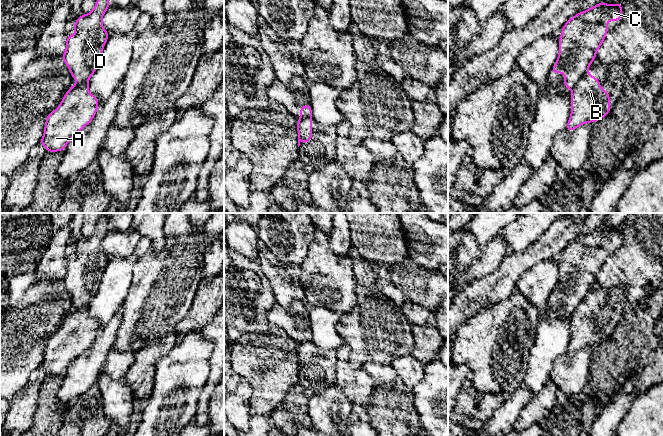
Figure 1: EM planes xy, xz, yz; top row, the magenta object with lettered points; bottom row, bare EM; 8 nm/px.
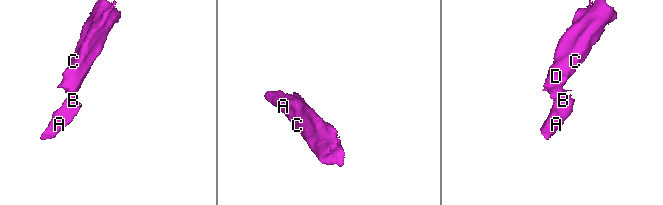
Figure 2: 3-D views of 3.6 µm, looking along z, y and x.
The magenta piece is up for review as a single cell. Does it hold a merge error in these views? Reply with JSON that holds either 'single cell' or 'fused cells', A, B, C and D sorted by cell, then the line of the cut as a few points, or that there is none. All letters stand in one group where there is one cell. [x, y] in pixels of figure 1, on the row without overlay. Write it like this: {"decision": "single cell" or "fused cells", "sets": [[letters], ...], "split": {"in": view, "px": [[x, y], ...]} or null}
{"decision": "fused cells", "sets": [["A", "B"], ["C", "D"]], "split": {"in": "yz", "px": [[587, 293], [572, 313]]}}

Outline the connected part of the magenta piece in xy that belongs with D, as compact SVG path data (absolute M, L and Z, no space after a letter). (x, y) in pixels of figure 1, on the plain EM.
M101 213L93 234L88 238L82 238L72 249L76 257L66 261L66 273L62 283L70 294L71 301L76 303L76 309L88 306L99 289L101 278L109 261L102 247L103 239L110 230L108 222L109 213Z

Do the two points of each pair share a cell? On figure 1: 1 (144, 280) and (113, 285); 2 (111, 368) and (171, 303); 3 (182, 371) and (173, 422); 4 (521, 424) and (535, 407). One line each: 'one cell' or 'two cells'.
1: two cells
2: two cells
3: one cell
4: one cell

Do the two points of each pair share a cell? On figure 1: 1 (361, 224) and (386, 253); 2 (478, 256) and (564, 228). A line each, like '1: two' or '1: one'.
1: one
2: two

